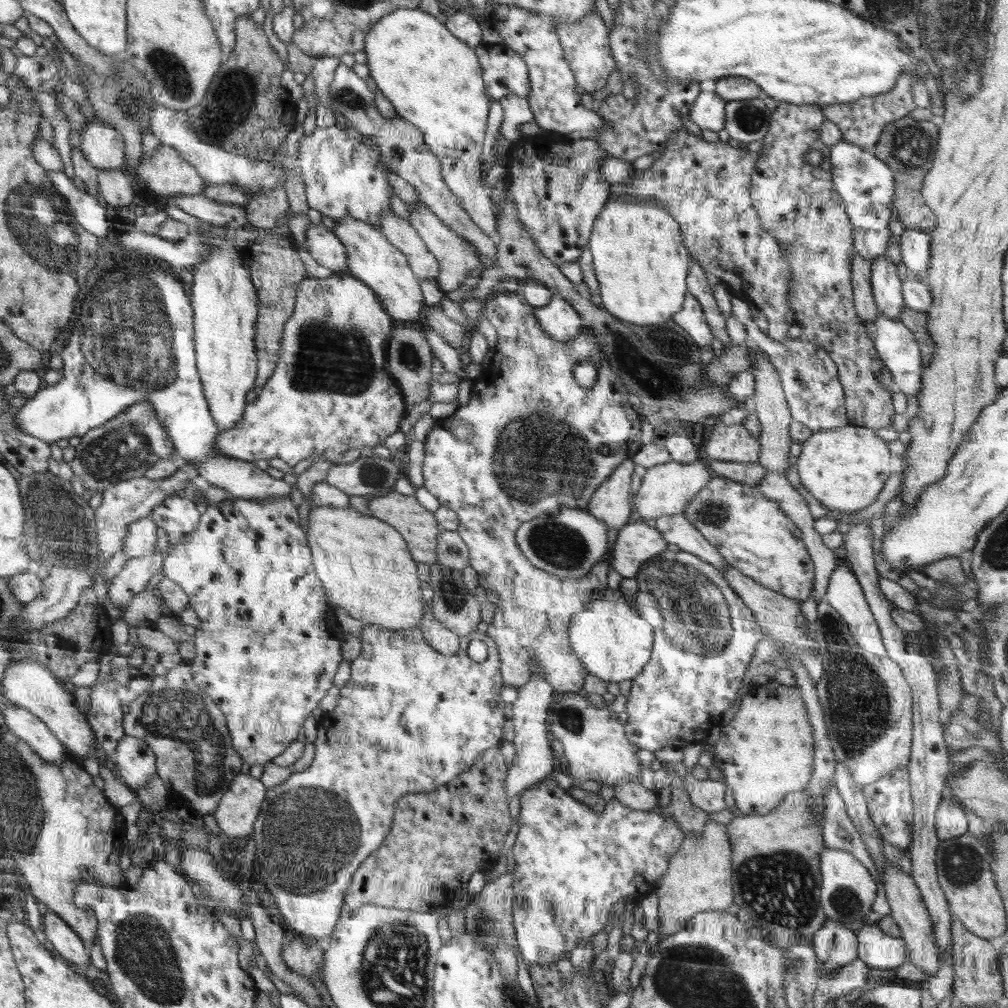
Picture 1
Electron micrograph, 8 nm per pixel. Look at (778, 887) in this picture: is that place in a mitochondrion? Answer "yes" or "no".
yes

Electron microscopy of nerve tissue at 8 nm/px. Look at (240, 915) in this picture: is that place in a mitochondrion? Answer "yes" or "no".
no

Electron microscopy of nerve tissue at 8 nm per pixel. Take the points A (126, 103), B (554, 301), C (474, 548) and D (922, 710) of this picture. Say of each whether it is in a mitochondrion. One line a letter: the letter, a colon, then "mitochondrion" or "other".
A: mitochondrion
B: other
C: other
D: other

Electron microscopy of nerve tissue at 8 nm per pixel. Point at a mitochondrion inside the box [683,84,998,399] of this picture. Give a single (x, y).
(912, 146)

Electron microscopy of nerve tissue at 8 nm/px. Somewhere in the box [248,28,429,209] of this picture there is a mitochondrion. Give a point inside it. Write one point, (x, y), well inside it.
(346, 97)

